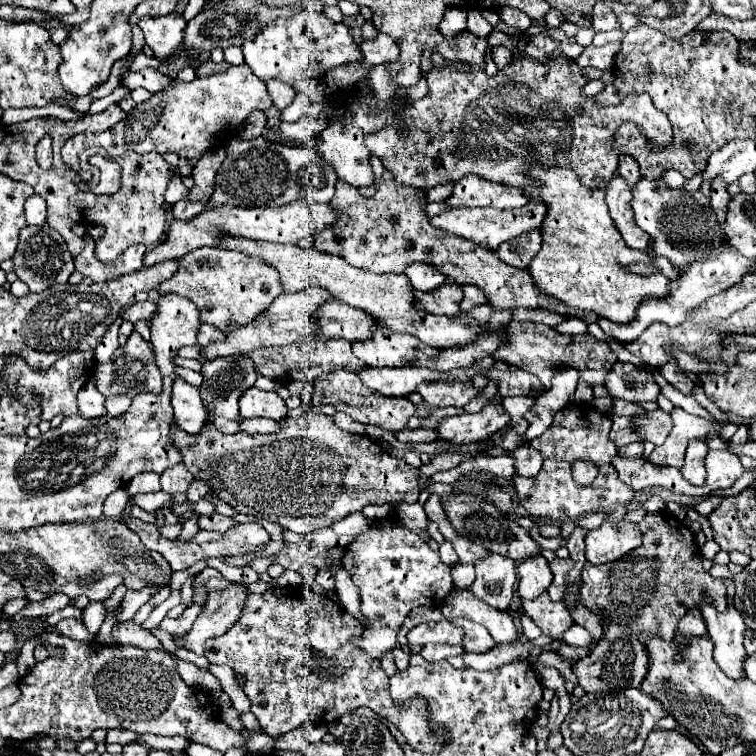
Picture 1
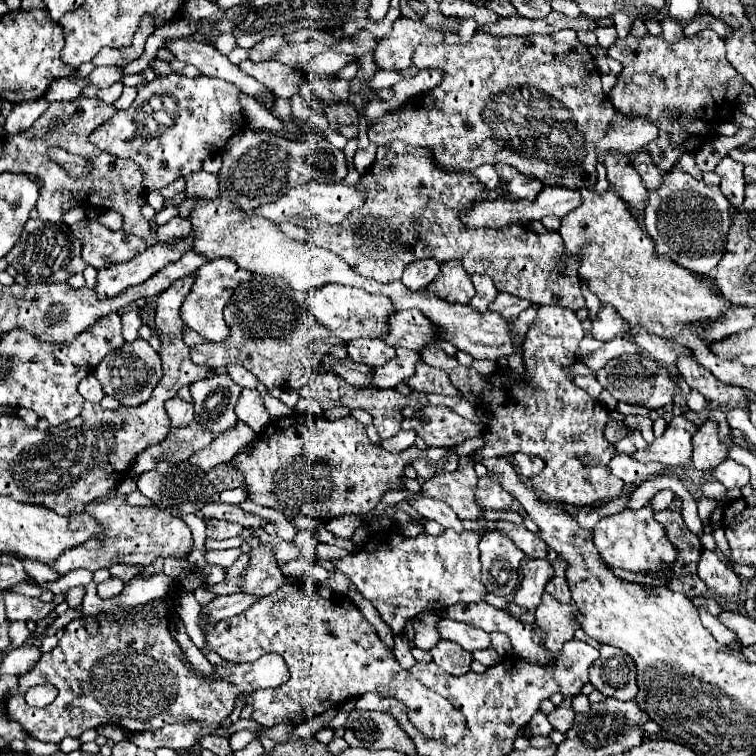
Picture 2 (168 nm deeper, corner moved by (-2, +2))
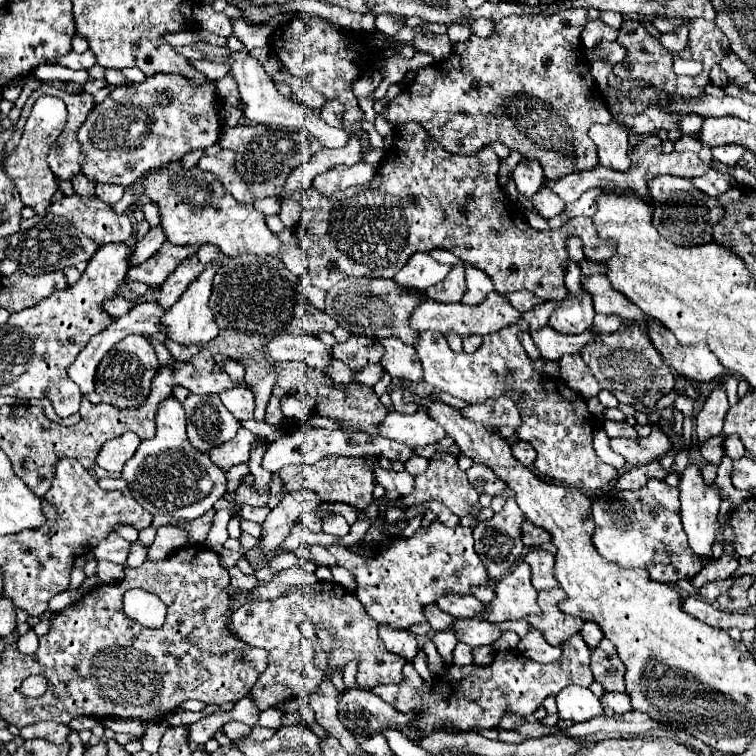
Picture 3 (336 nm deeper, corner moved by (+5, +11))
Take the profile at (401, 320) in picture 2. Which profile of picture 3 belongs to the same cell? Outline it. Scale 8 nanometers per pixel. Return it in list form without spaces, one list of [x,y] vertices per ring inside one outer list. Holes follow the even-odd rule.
[[[490,292],[486,296],[486,300],[482,304],[476,306],[466,306],[466,304],[442,304],[442,302],[434,302],[428,300],[424,304],[418,306],[418,312],[414,312],[414,316],[410,318],[414,330],[438,330],[442,334],[448,334],[450,330],[454,330],[458,336],[468,336],[468,334],[480,334],[486,336],[490,332],[498,332],[504,326],[516,324],[522,318],[522,312],[518,312],[502,294],[498,292]]]

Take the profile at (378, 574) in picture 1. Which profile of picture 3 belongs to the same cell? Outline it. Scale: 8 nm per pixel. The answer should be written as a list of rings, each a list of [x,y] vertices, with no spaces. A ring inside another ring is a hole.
[[[436,520],[428,528],[420,528],[412,538],[396,538],[388,548],[376,548],[372,558],[358,556],[338,544],[328,550],[336,556],[340,566],[356,576],[356,596],[366,614],[374,622],[388,624],[394,630],[408,630],[414,624],[424,624],[424,606],[434,604],[446,592],[470,594],[470,586],[474,584],[488,586],[484,562],[474,552],[472,528],[460,524],[448,528]]]

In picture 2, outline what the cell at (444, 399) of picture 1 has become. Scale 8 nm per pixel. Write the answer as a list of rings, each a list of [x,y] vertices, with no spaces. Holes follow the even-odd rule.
[[[419,363],[415,369],[415,375],[405,381],[411,389],[421,393],[437,393],[437,395],[449,395],[449,397],[461,397],[461,391],[451,383],[447,373],[441,369],[429,367],[427,363]]]

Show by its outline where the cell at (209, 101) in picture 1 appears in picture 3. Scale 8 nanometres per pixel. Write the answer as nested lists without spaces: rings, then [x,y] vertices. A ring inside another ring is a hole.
[[[156,74],[140,84],[116,86],[102,104],[92,108],[76,134],[84,154],[82,174],[92,182],[128,188],[152,168],[162,168],[162,164],[180,160],[190,150],[216,144],[222,132],[216,108],[214,82],[194,86],[186,84],[182,76]]]

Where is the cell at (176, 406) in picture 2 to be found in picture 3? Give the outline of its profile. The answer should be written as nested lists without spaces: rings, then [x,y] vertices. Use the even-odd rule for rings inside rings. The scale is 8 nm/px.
[[[166,398],[162,402],[162,408],[158,408],[156,416],[156,436],[150,440],[142,440],[138,446],[136,454],[124,464],[122,468],[122,478],[128,482],[128,488],[132,496],[138,500],[142,508],[146,508],[150,514],[166,514],[166,516],[176,516],[176,518],[186,518],[194,520],[204,516],[224,494],[226,490],[226,474],[220,470],[216,464],[210,462],[210,458],[202,452],[196,452],[192,444],[186,438],[186,416],[184,408],[176,398]]]

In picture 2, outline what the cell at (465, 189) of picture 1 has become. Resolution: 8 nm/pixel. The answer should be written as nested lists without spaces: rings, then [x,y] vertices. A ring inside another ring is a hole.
[[[495,165],[497,175],[505,181],[505,189],[509,197],[519,197],[519,199],[535,199],[537,193],[543,189],[541,181],[525,177],[523,173],[517,173],[515,169],[509,169],[509,165]]]

